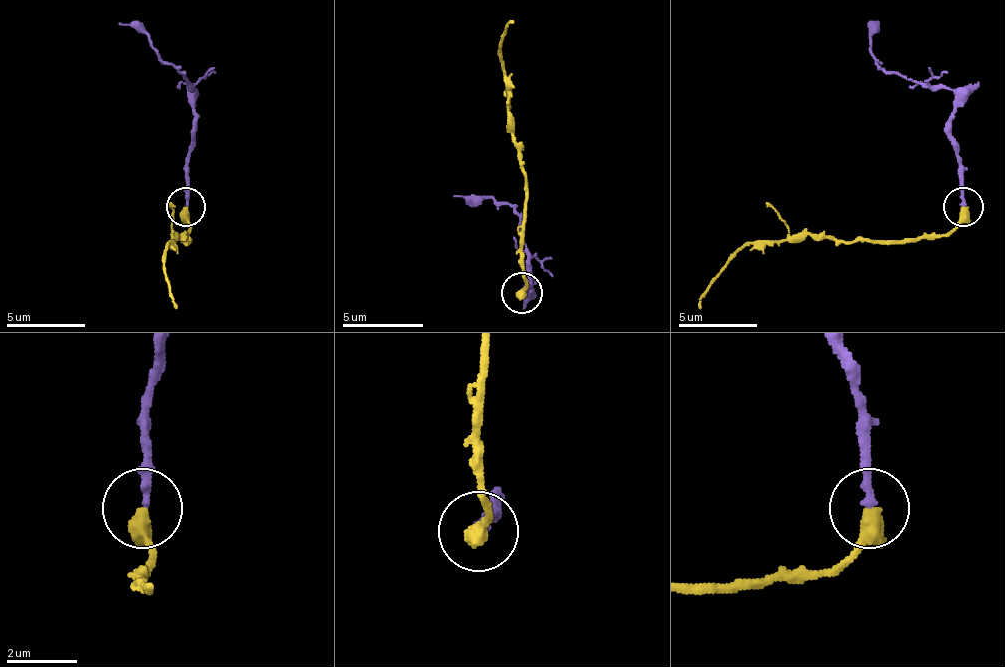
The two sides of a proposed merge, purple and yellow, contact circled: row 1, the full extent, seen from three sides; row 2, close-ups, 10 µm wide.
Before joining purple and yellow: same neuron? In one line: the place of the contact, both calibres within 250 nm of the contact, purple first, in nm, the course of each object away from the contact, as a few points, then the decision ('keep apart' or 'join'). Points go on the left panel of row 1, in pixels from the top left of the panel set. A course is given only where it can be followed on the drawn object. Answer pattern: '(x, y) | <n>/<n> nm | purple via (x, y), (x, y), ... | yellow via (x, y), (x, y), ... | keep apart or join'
(185, 207) | 220/480 nm | purple via (188, 208), (192, 94), (157, 47), (118, 23) | yellow via (184, 208), (188, 243), (176, 235), (168, 243), (165, 282), (176, 309) | join

